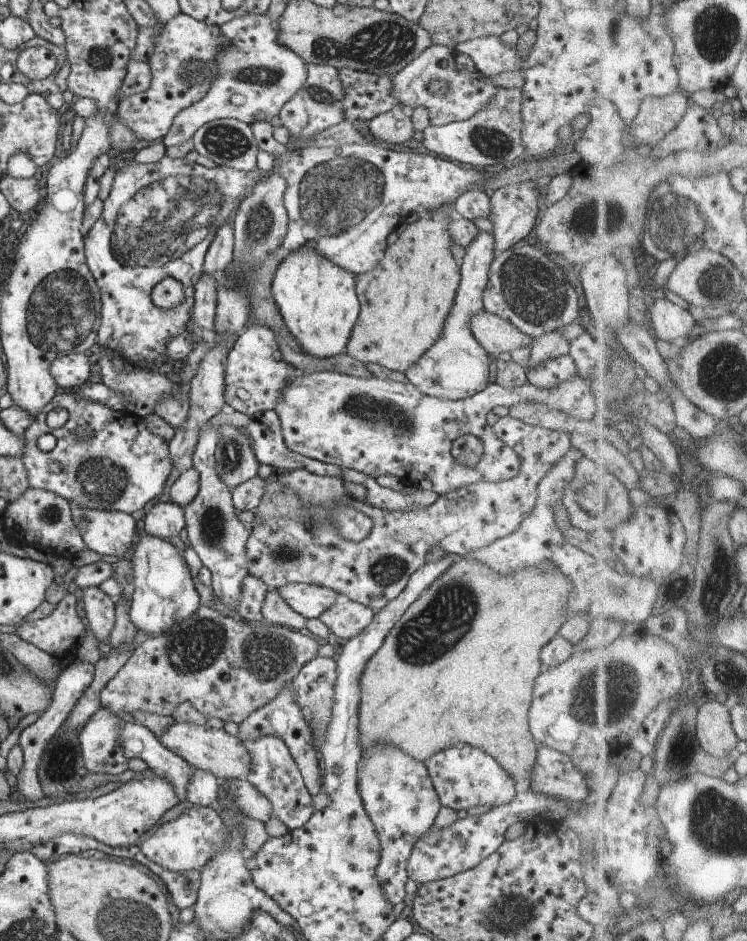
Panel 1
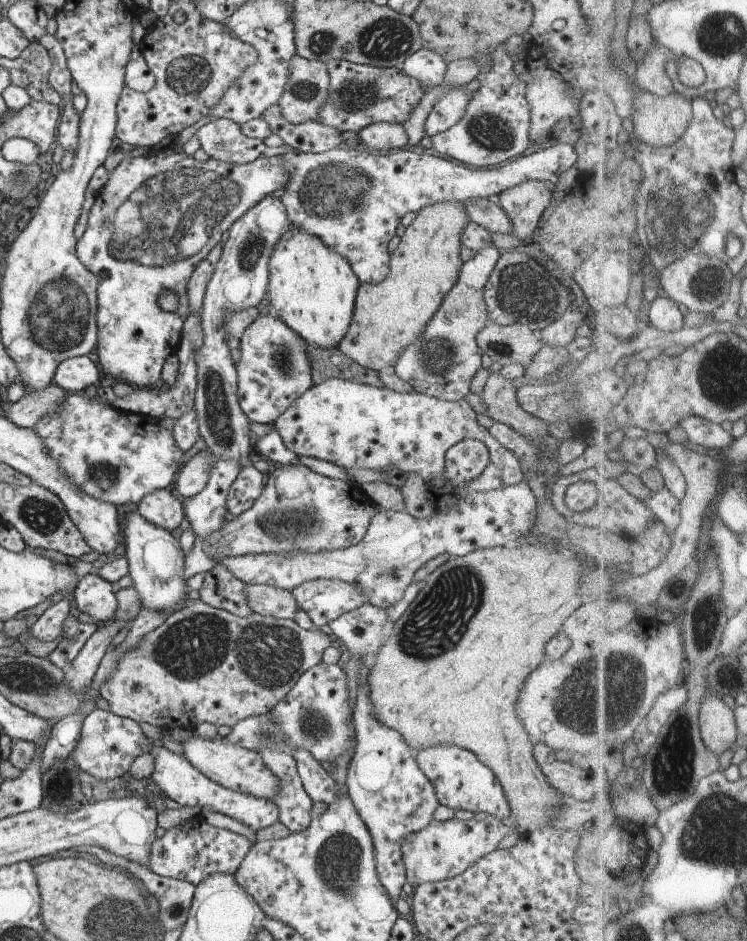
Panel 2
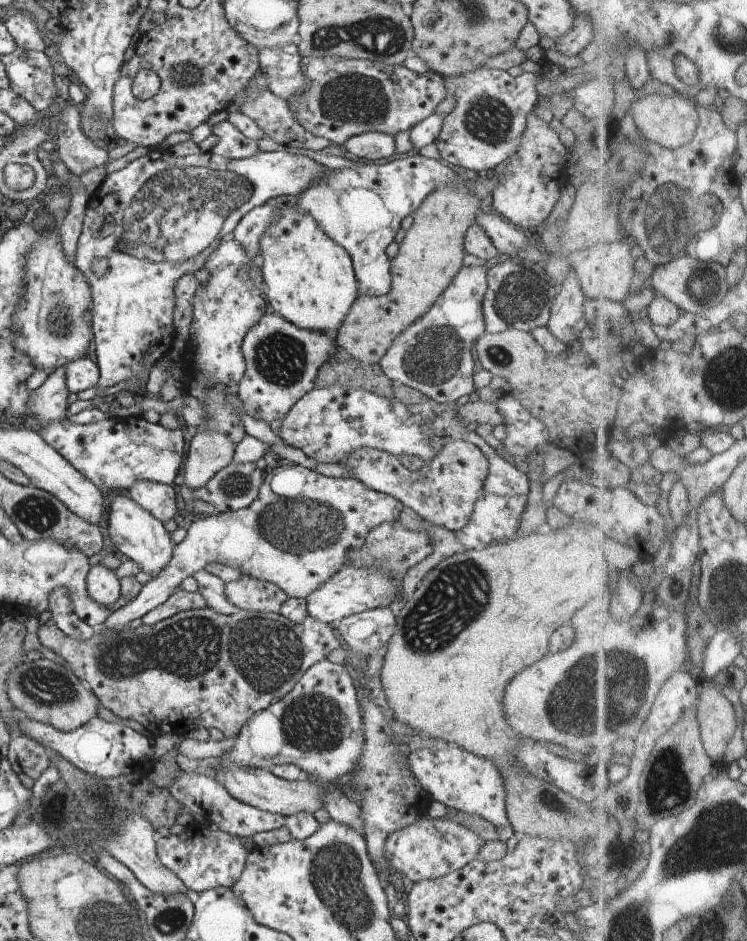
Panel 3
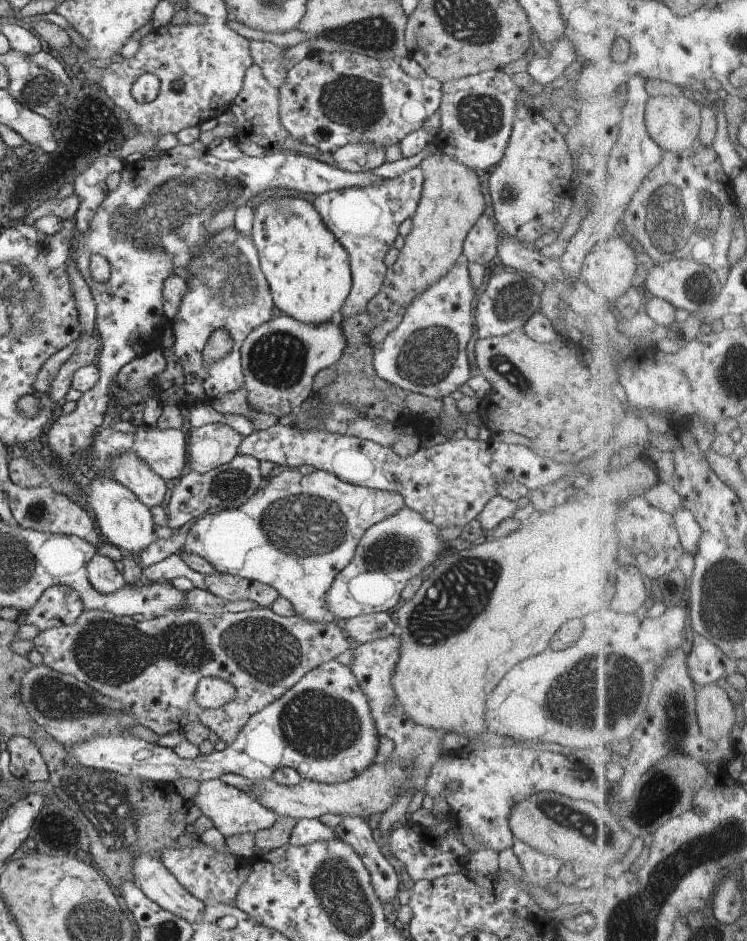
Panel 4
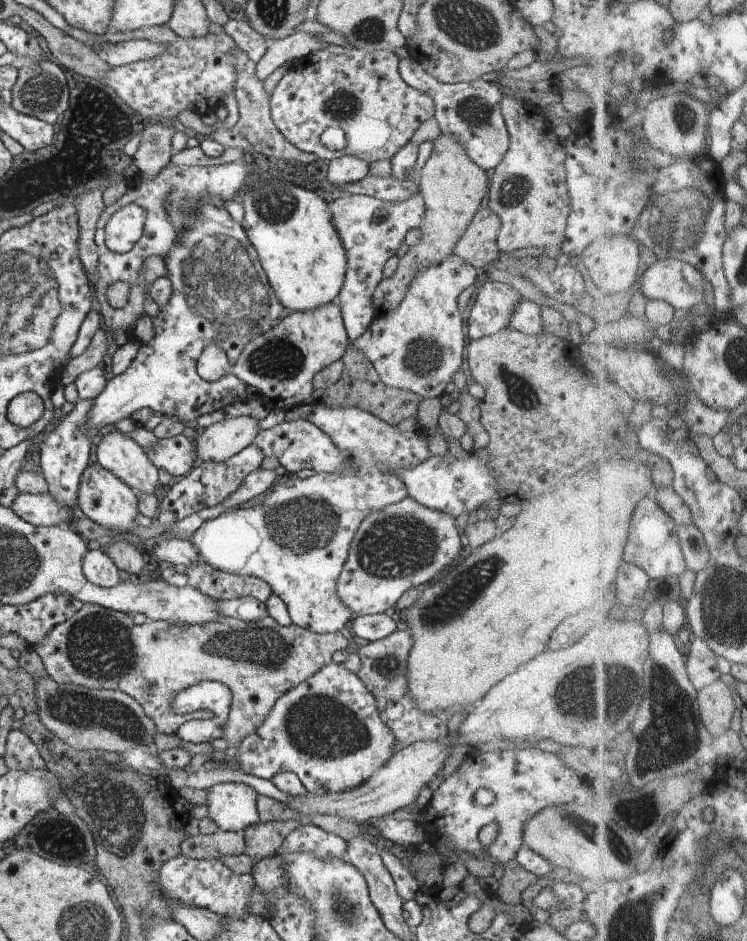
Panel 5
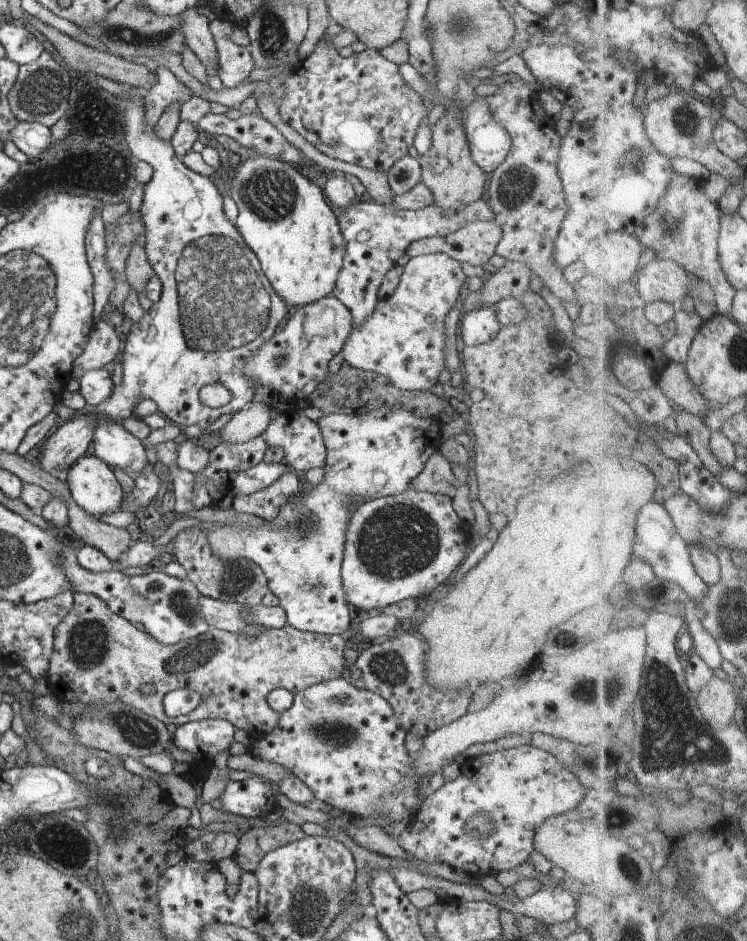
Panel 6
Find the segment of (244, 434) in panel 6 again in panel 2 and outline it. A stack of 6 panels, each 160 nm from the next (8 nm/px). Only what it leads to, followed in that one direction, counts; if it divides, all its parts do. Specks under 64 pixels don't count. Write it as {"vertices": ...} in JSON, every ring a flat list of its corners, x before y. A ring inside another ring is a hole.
{"vertices":[[206,449,195,454,195,456,186,463,178,474,178,480,176,480,175,486,175,490,181,494,180,496,182,496,182,499,192,498,204,490,211,470,213,469,213,464,218,462,218,460,220,459,213,452]]}

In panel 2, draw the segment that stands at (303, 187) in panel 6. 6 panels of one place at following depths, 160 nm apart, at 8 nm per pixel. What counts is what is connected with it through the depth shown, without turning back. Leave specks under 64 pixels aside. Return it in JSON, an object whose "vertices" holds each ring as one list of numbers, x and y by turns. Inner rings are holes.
{"vertices":[[291,226,271,252,267,287,270,304,275,308,279,319,301,335,306,344,316,344,320,348,338,347,350,326,359,285,359,278,354,274,349,260,332,247,326,246,318,236,298,227]]}

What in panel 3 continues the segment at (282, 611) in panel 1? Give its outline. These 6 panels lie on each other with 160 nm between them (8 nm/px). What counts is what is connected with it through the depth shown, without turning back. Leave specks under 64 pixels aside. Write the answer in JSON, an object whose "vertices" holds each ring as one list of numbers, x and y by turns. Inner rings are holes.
{"vertices":[[250,575,225,584,224,594,230,604,242,611,278,613,282,603,289,597,281,588,268,581]]}

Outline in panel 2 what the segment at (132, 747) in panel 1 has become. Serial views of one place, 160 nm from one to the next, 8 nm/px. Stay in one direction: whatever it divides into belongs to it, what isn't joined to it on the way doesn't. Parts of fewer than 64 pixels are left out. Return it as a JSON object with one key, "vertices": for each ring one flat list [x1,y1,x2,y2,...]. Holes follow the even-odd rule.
{"vertices":[[153,744,149,745,149,750,155,754,155,767,152,778,161,791,175,800,181,806,199,806,207,808,217,813,229,816,254,832,266,828,279,820,279,808,273,800,264,800,253,797,248,793,241,793,224,788,217,782,210,780,206,775,203,775,197,768,194,768,188,759,183,755,168,750,166,746,156,747]]}

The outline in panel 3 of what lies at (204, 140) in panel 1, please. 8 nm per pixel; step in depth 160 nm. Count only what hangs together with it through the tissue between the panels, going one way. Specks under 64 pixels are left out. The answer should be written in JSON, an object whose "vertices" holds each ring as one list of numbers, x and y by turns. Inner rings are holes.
{"vertices":[[228,120,215,124,212,128,212,134,218,136,218,142,211,150,215,155,227,159,243,159,254,156,259,151,257,142,246,138]]}

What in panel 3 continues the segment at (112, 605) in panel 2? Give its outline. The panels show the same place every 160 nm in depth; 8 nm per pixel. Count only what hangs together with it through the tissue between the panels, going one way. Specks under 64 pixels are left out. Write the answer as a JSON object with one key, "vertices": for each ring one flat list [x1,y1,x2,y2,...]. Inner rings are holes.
{"vertices":[[101,563,90,566,87,574,87,591,91,599,110,607,120,598,121,579,115,571]]}

